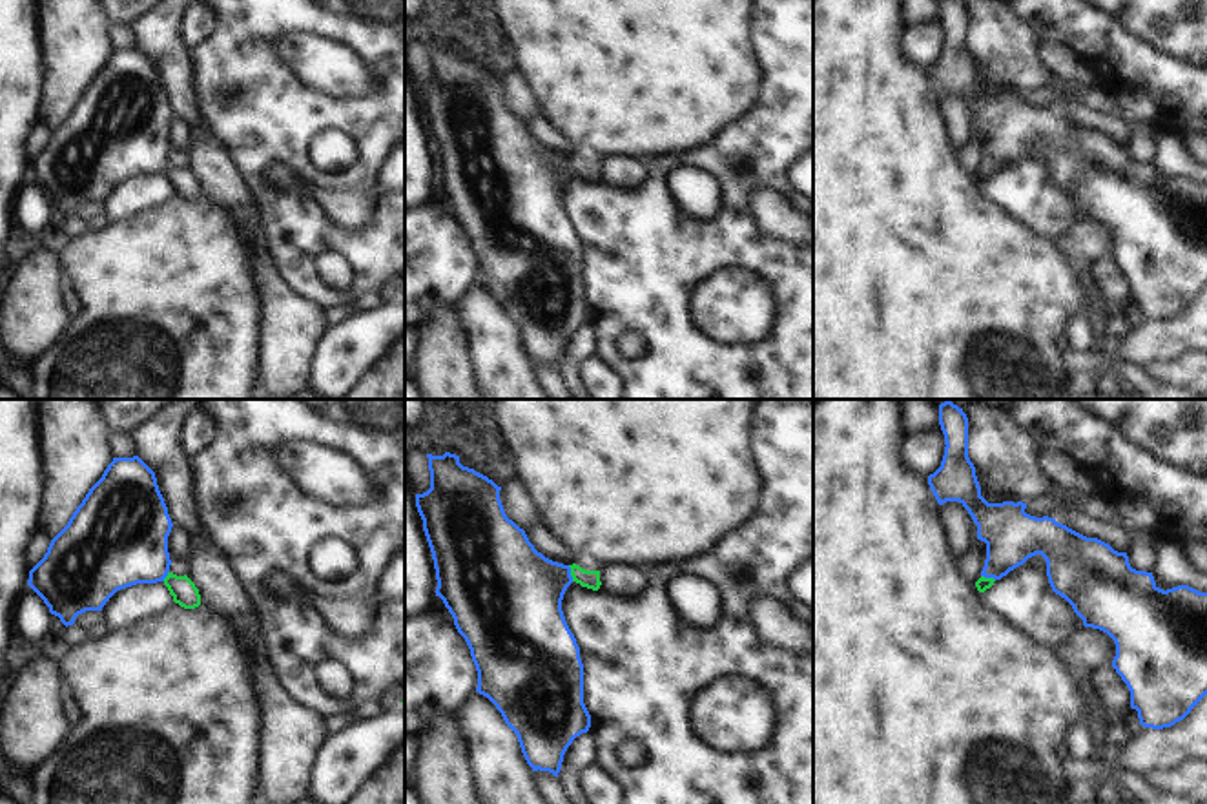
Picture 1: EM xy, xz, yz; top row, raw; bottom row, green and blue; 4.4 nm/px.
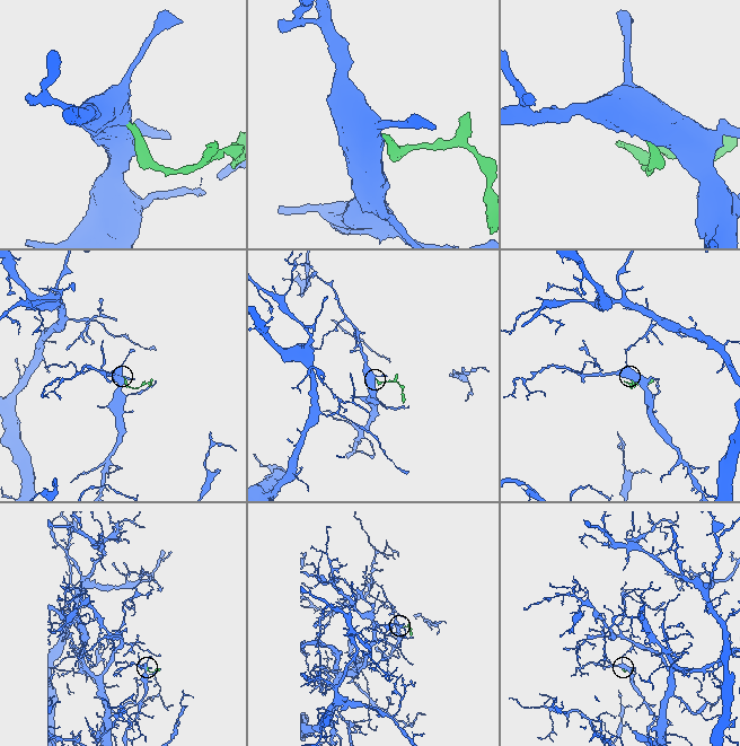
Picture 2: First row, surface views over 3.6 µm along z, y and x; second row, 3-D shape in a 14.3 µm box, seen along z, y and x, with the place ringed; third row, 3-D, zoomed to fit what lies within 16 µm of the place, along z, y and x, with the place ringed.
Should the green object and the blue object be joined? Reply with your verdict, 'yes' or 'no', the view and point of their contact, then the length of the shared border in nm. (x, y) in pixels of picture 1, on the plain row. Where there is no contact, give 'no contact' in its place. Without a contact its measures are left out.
yes; contact xz (571, 164); length 80 nm

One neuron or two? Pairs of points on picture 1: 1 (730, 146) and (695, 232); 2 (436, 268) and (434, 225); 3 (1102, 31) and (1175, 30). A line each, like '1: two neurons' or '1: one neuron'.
1: one neuron
2: one neuron
3: two neurons

